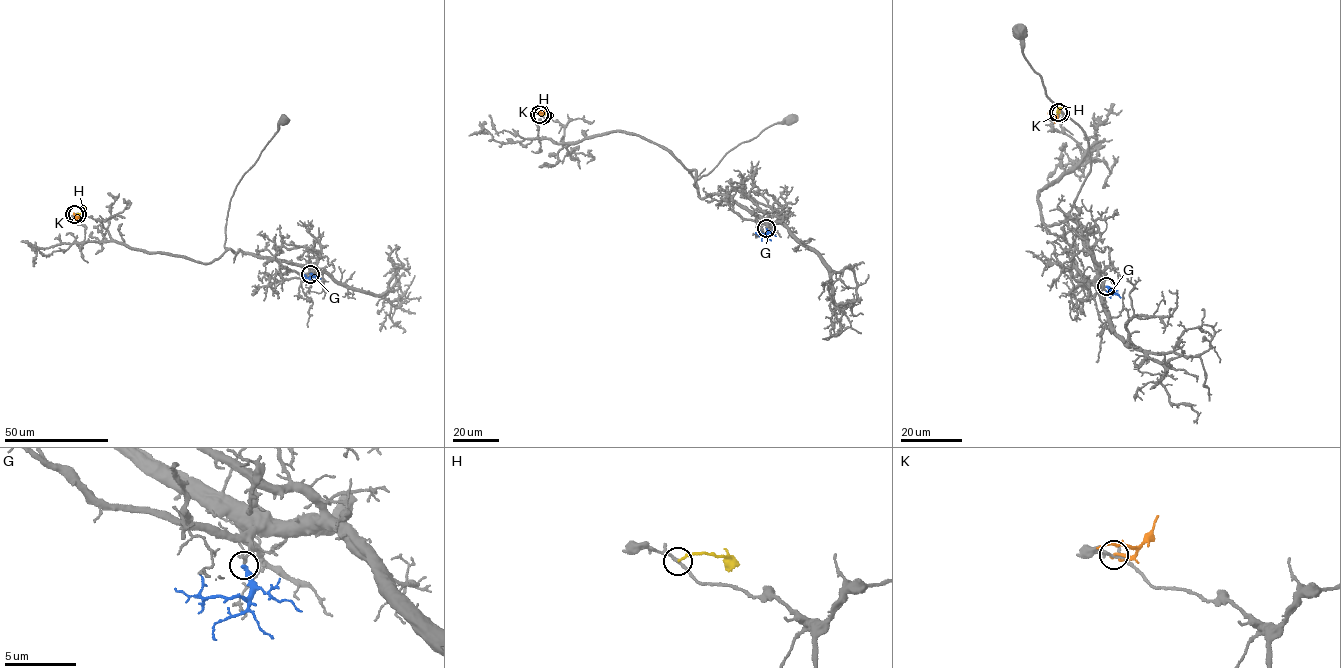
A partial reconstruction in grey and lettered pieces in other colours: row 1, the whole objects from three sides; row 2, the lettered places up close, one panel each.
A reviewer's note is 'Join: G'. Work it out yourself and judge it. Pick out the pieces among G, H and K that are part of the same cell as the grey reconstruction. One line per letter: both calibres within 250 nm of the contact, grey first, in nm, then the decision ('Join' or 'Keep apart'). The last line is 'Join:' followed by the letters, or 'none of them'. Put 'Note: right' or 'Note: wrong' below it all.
G: Thickness 200 nm (grey) against 360 nm. Join
H: Thickness 200 nm (grey) against 180 nm. Keep apart
K: Thickness 260 nm (grey) against 240 nm. Keep apart
Join: G
Note: right

